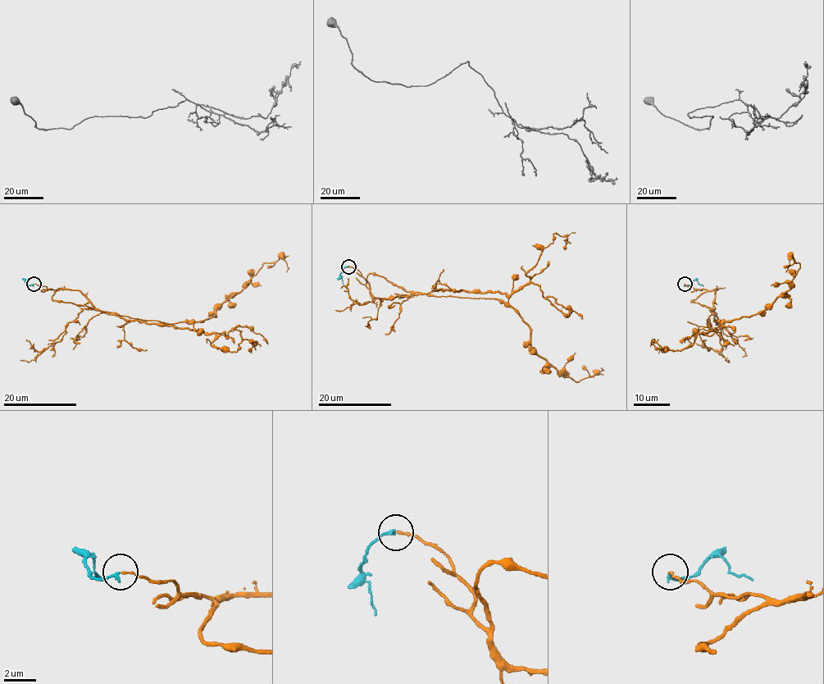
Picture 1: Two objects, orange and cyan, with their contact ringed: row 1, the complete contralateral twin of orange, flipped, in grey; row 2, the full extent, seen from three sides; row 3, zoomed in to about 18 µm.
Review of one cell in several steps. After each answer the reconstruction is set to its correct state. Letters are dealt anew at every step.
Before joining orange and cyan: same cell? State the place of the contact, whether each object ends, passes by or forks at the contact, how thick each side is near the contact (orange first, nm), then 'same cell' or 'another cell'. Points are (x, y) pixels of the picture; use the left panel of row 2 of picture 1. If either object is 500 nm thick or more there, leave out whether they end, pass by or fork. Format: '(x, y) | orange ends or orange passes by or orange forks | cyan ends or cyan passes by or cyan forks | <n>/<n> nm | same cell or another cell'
(34, 284) | orange ends | cyan ends | 140/160 nm | same cell

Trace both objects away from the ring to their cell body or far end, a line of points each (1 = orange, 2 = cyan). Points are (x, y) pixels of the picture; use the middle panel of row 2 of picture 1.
1: (348, 266), (378, 298), (428, 294), (501, 300), (530, 328), (530, 346), (560, 371), (576, 382), (601, 367)
2: (348, 266), (342, 270), (340, 275), (343, 285)

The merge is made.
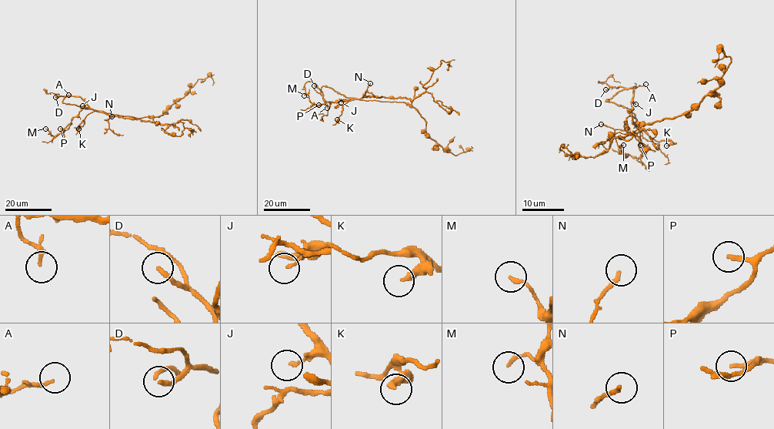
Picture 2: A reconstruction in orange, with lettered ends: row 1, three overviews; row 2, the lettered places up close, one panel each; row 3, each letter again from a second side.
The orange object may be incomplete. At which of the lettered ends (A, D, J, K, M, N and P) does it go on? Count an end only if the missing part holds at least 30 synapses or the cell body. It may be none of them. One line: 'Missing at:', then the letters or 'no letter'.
Missing at: D

